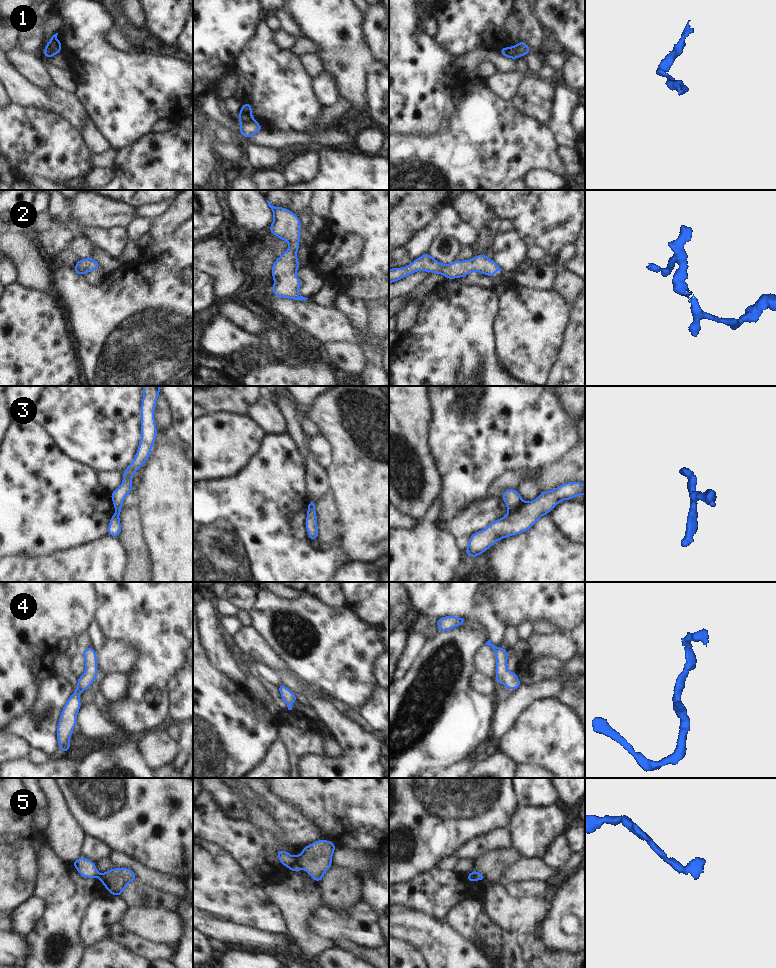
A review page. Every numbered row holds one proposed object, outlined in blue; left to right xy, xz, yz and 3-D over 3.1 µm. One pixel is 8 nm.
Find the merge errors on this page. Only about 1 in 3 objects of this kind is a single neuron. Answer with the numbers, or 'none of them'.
1, 3, 5

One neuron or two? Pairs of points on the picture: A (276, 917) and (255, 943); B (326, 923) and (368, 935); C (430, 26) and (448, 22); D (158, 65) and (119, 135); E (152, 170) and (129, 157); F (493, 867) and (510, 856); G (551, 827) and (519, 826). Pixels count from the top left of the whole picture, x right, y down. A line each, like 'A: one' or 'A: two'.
A: two
B: one
C: two
D: one
E: one
F: one
G: one

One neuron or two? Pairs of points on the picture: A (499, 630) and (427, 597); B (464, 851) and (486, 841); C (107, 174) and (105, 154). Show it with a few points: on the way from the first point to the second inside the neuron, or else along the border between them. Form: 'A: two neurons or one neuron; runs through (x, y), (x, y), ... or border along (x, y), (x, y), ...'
A: one neuron; runs through (481, 612), (468, 609), (455, 597), (445, 597)
B: one neuron; runs through (469, 850), (474, 849), (481, 843)
C: two neurons; border along (94, 167), (112, 169)

